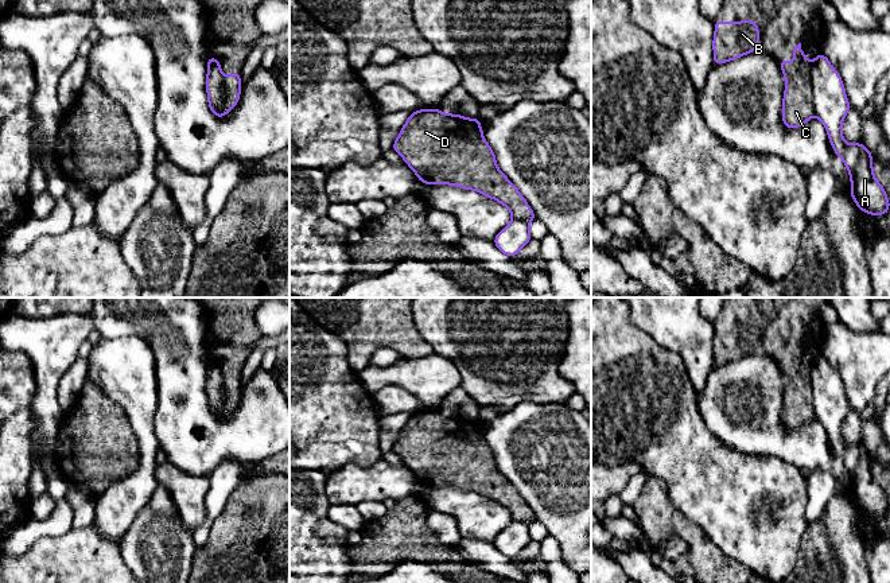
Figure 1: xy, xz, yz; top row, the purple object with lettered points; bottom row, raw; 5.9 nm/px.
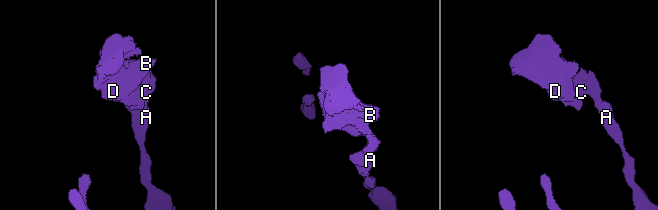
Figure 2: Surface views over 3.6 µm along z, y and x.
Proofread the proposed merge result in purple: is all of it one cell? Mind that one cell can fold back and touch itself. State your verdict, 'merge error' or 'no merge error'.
merge error

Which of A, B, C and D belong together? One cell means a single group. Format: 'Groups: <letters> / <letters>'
Groups: A / B C D

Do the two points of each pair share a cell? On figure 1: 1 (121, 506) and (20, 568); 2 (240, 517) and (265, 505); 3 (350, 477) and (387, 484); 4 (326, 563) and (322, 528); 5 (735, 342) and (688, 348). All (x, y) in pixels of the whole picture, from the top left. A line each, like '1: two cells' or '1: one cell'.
1: two cells
2: one cell
3: one cell
4: two cells
5: two cells

